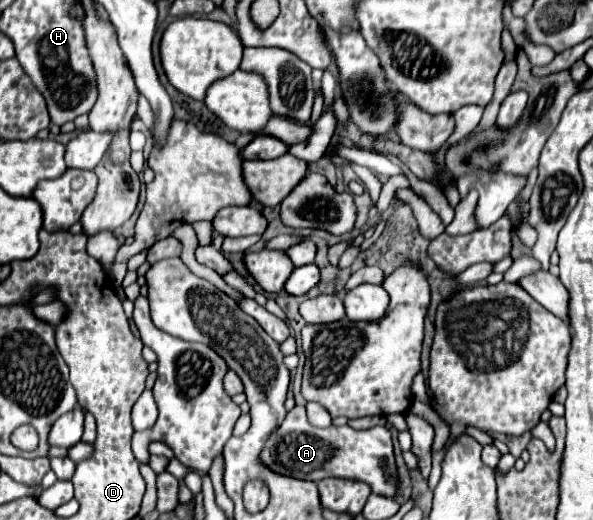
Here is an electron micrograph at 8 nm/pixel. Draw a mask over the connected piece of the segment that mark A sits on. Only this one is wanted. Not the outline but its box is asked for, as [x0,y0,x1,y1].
[260,406,398,496]

